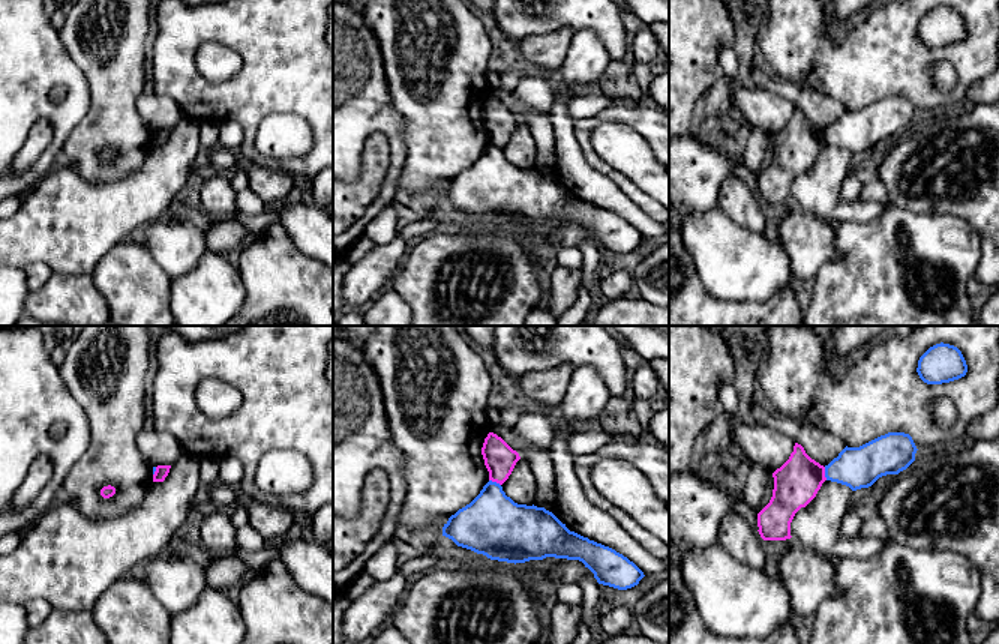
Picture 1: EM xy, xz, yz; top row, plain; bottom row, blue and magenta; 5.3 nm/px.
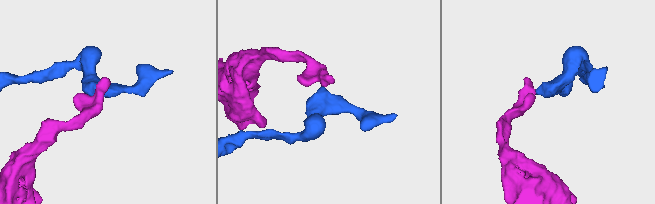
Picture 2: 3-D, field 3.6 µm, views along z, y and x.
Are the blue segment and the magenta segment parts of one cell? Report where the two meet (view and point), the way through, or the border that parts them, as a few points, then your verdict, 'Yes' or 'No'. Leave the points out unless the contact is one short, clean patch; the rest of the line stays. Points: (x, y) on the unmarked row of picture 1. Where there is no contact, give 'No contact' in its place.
Touches blue at yz (825, 137). Boundary: yz (824, 131), (827, 143). No

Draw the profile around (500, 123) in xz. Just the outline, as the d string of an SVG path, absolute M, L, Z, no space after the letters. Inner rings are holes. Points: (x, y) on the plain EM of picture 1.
M489 96L484 102L482 119L489 135L489 144L502 149L512 138L519 117L513 114L501 101Z

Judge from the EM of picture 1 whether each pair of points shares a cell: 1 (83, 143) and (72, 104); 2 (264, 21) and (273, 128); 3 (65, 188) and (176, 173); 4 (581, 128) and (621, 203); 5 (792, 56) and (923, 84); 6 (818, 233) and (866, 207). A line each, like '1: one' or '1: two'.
1: two
2: two
3: one
4: two
5: one
6: two

